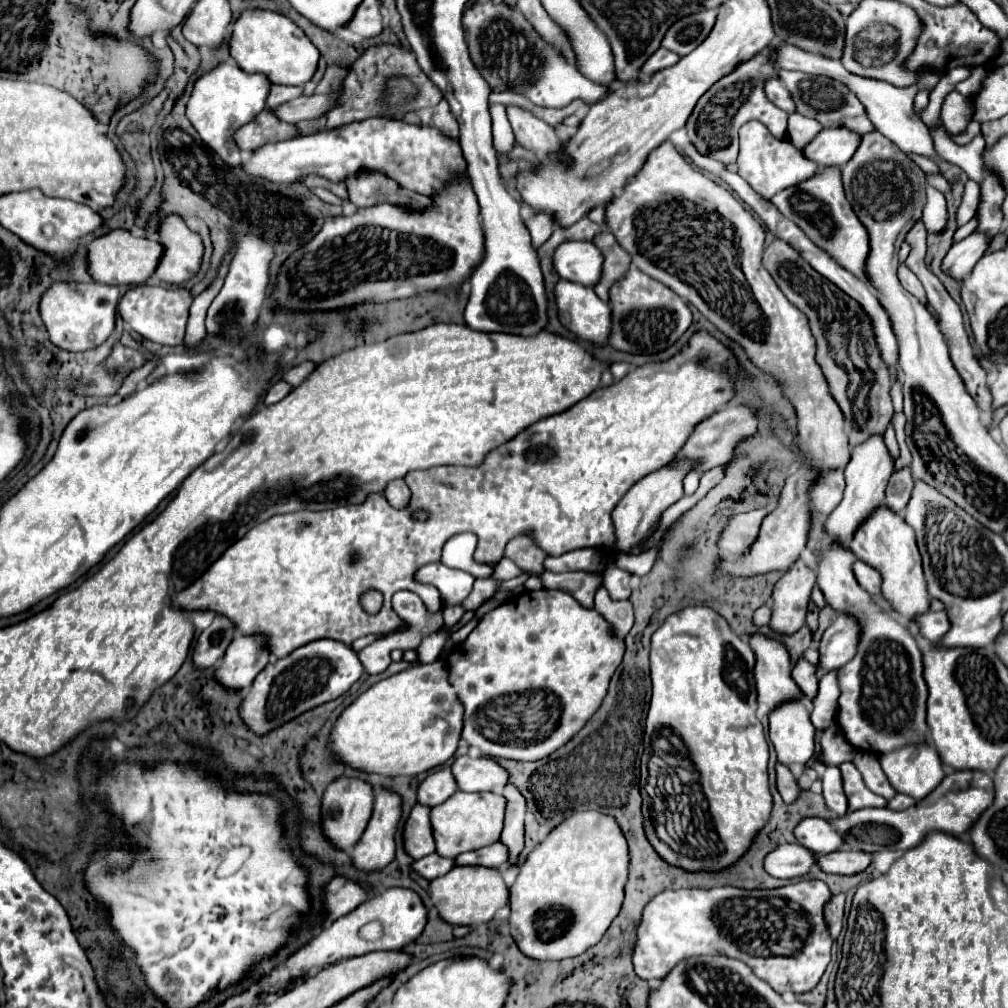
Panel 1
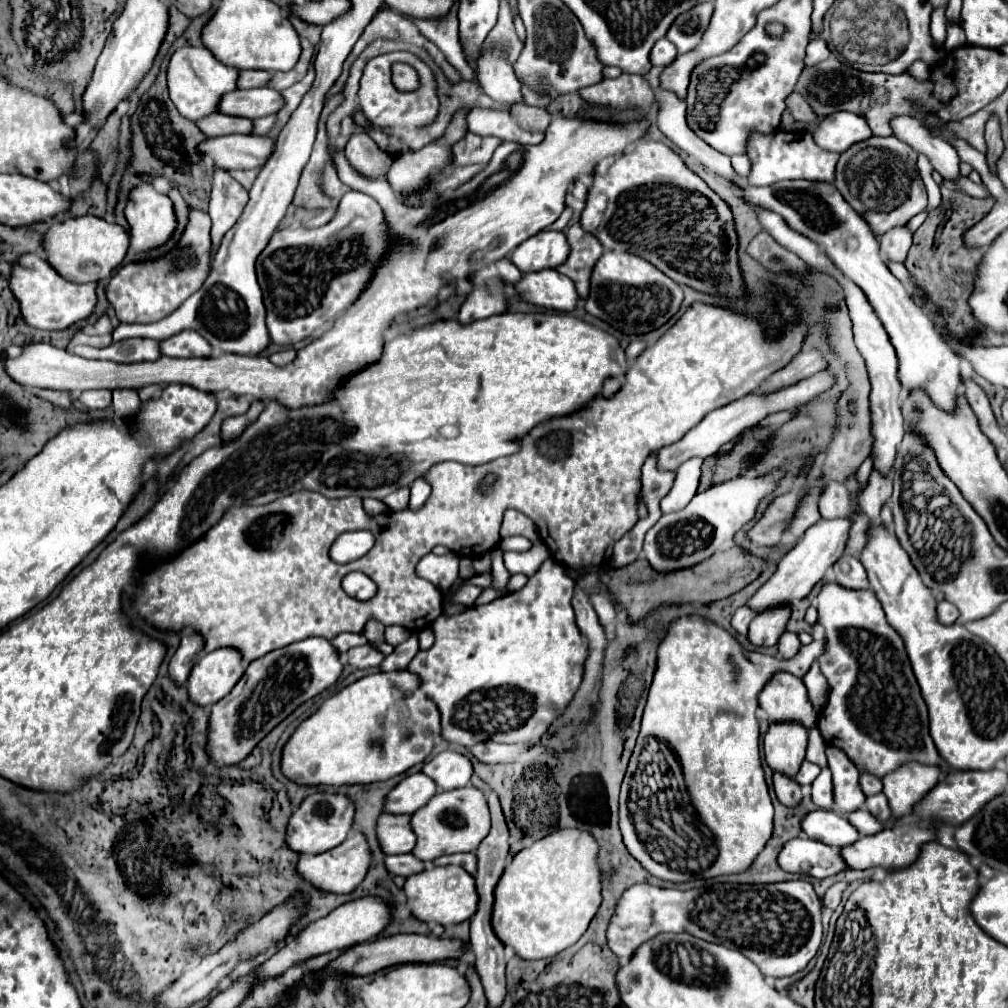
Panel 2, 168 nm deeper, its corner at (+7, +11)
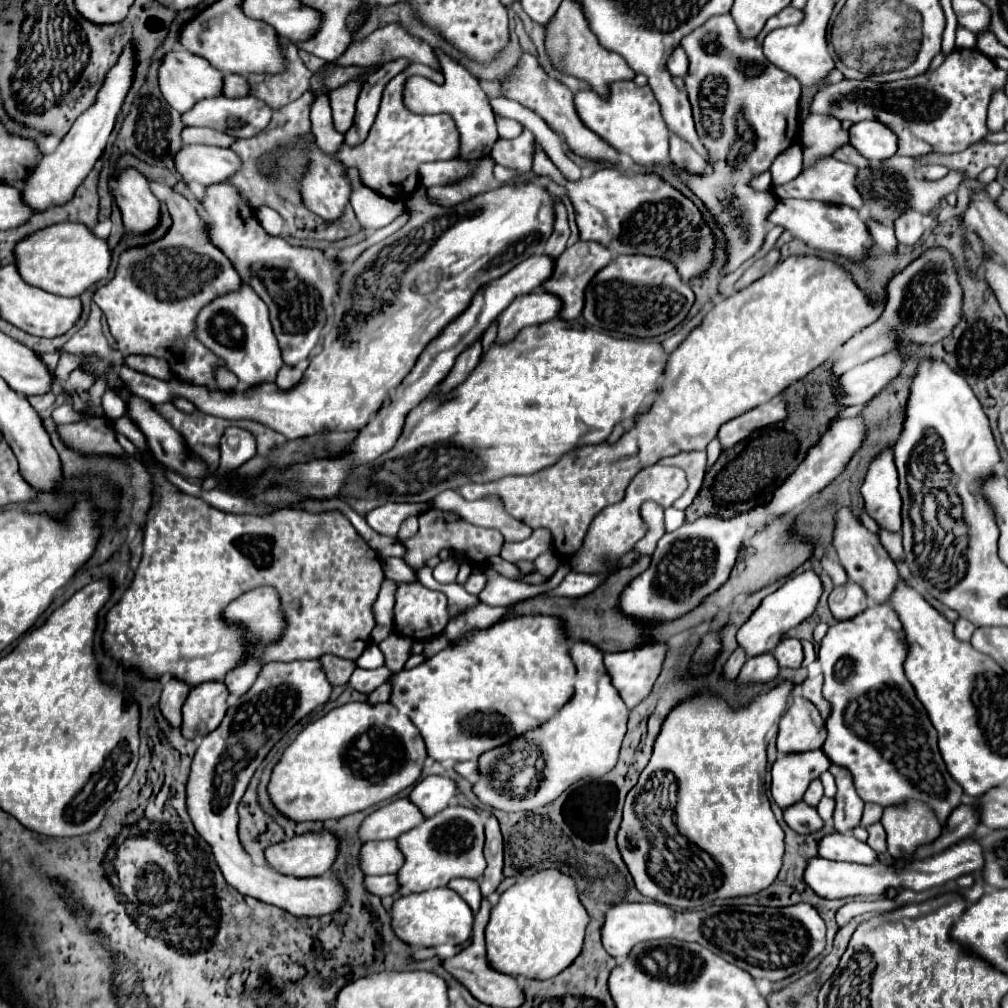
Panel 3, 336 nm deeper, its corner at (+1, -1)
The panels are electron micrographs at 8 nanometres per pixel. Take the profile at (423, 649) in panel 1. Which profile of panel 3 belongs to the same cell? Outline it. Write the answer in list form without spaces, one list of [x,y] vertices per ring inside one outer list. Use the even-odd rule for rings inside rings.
[[[383,683],[381,687],[377,687],[377,689],[369,695],[367,703],[371,703],[371,705],[375,705],[375,703],[385,703],[385,701],[389,699],[389,695],[391,695],[391,685],[389,685],[389,683]]]

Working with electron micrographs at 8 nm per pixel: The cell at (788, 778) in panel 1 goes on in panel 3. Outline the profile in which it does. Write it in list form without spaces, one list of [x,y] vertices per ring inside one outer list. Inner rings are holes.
[[[795,803],[791,805],[789,809],[783,811],[785,813],[785,823],[793,829],[793,831],[799,831],[801,835],[809,835],[811,831],[819,831],[825,821],[819,817],[817,809],[809,807],[807,803]]]

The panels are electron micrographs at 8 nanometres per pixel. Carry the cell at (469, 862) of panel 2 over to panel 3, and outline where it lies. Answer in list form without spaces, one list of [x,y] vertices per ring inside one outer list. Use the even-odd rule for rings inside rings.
[[[453,879],[449,883],[449,887],[471,907],[471,911],[477,915],[479,911],[479,905],[481,905],[481,891],[479,891],[479,885],[477,881],[471,881],[471,879]]]

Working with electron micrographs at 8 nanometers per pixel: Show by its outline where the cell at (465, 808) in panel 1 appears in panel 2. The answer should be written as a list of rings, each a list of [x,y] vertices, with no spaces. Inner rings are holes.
[[[473,785],[441,791],[433,795],[433,799],[421,807],[417,815],[411,817],[411,827],[417,833],[417,847],[413,849],[413,855],[417,855],[421,861],[433,861],[445,853],[475,851],[491,827],[487,799],[483,791]]]

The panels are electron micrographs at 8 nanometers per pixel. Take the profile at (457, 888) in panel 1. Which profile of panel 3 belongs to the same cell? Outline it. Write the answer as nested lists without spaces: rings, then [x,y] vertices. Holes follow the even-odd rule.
[[[439,887],[399,897],[391,907],[391,925],[393,933],[411,947],[437,947],[443,943],[461,945],[471,937],[473,913],[455,891],[449,887]]]

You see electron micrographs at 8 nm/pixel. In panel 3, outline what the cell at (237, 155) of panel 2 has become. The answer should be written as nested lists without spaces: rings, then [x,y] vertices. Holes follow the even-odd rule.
[[[183,145],[175,157],[175,169],[185,183],[213,185],[239,171],[241,161],[231,149],[207,145]]]

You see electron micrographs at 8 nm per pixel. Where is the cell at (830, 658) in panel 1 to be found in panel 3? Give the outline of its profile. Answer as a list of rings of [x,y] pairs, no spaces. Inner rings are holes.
[[[781,681],[775,689],[771,689],[771,691],[763,693],[763,695],[759,695],[747,709],[731,709],[721,697],[707,695],[707,693],[699,693],[697,697],[693,697],[693,699],[689,699],[689,701],[677,705],[677,707],[669,713],[669,717],[665,719],[665,723],[663,723],[663,727],[661,727],[661,733],[659,733],[659,737],[657,737],[657,741],[655,741],[655,749],[653,749],[653,757],[651,757],[649,765],[645,767],[645,771],[641,773],[637,785],[629,791],[629,795],[627,795],[627,799],[625,799],[623,819],[621,819],[621,827],[619,827],[619,831],[617,831],[617,847],[619,847],[621,859],[625,861],[629,873],[631,873],[631,877],[633,877],[633,881],[635,881],[635,887],[637,887],[637,891],[639,891],[641,895],[645,895],[645,897],[649,897],[649,899],[653,899],[653,901],[659,901],[659,903],[663,903],[663,905],[675,907],[675,909],[679,909],[679,911],[681,911],[681,909],[689,911],[689,909],[697,909],[697,907],[709,905],[709,903],[715,901],[715,899],[731,899],[731,897],[755,895],[755,893],[767,889],[767,887],[775,881],[775,877],[777,877],[777,873],[779,873],[779,869],[781,869],[781,865],[783,865],[783,829],[779,827],[779,823],[777,823],[777,819],[775,819],[775,815],[773,815],[773,811],[771,811],[769,799],[767,799],[765,787],[765,777],[767,774],[766,735],[767,731],[769,731],[769,727],[777,721],[779,713],[783,711],[783,707],[785,707],[787,697],[791,695],[791,691],[793,691],[793,683]],[[659,771],[669,771],[669,773],[673,773],[673,775],[675,775],[675,785],[677,785],[677,803],[675,803],[673,813],[671,813],[671,823],[673,823],[673,829],[675,829],[675,831],[671,829],[669,835],[661,835],[663,831],[661,831],[661,827],[659,827],[659,837],[661,837],[659,841],[663,841],[665,851],[661,849],[661,843],[659,843],[659,851],[655,851],[653,831],[651,831],[651,829],[645,825],[645,821],[643,821],[643,819],[647,817],[647,813],[639,813],[639,811],[651,811],[651,809],[645,809],[645,807],[647,807],[645,793],[647,793],[647,789],[649,789],[651,777],[655,777]],[[687,851],[695,851],[695,853],[697,853],[697,859],[691,859],[691,853],[689,853],[689,857],[687,857],[687,855],[685,855]]]

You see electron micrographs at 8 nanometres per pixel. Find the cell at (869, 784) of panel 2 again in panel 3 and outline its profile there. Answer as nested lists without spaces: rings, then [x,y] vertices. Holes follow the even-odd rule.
[[[865,803],[865,809],[863,809],[863,817],[861,817],[861,825],[863,827],[869,827],[871,823],[877,823],[883,815],[883,809],[875,803]]]

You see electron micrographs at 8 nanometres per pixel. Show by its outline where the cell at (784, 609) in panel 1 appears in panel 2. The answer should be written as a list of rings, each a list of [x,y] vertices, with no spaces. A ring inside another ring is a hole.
[[[775,607],[773,611],[761,611],[749,625],[749,641],[753,645],[775,645],[785,633],[791,607]]]

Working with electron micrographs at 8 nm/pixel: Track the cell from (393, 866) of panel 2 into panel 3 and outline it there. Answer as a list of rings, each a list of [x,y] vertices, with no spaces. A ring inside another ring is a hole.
[[[395,875],[365,877],[363,885],[367,887],[367,891],[371,891],[371,895],[379,895],[379,897],[387,897],[387,895],[393,895],[395,891],[399,891],[399,883],[397,883]]]

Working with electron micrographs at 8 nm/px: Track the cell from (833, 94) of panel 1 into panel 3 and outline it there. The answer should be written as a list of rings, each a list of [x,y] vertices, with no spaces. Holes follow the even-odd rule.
[[[955,49],[945,63],[929,73],[893,83],[853,81],[823,87],[811,103],[811,113],[833,115],[839,121],[879,119],[899,137],[899,155],[921,157],[925,153],[959,153],[981,141],[987,129],[987,105],[991,95],[1003,87],[1005,71],[983,55],[979,49]]]

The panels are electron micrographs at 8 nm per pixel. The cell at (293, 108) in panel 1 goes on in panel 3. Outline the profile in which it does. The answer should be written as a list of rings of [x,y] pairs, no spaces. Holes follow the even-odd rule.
[[[219,95],[215,99],[201,99],[199,103],[195,103],[195,107],[191,107],[191,111],[187,111],[187,115],[181,115],[181,119],[189,127],[209,127],[227,133],[235,139],[249,139],[267,127],[271,119],[271,107],[267,107],[261,99],[255,99],[253,95],[235,97],[235,99]]]

